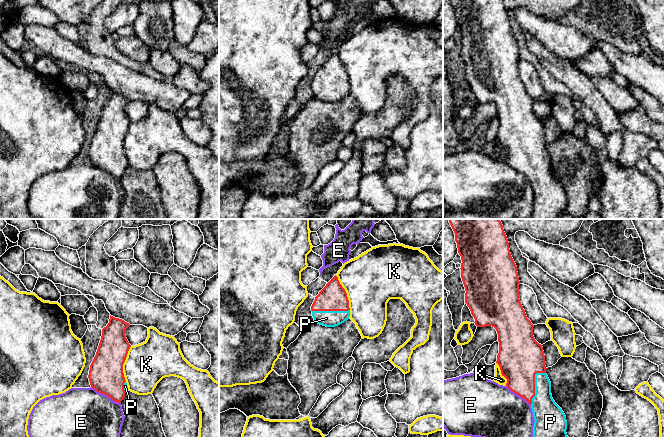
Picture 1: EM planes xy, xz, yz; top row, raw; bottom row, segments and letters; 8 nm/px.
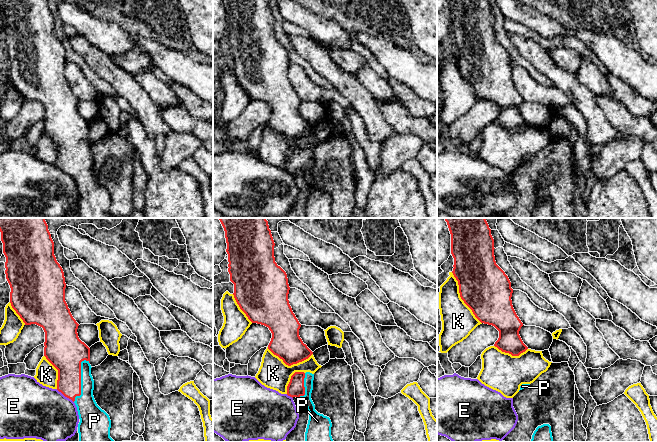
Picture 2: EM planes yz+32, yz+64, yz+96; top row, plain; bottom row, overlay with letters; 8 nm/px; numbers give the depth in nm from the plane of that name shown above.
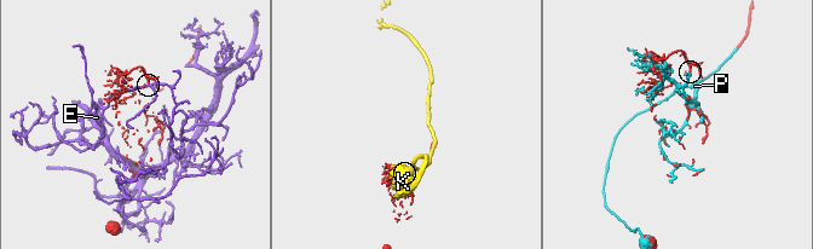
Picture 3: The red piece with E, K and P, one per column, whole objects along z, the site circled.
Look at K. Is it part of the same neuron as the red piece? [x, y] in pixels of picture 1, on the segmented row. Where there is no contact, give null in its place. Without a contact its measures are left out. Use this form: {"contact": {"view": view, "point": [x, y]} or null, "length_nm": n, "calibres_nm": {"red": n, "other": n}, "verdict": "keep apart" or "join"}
{"contact": {"view": "xy", "point": [123, 363]}, "length_nm": 280, "calibres_nm": {"red": 280, "other": 340}, "verdict": "keep apart"}

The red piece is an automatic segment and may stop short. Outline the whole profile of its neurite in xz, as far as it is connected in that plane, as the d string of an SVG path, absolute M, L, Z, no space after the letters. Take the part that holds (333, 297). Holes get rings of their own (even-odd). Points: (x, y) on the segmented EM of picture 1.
M336 275L315 297L311 311L314 322L326 327L338 326L349 319L347 293Z

